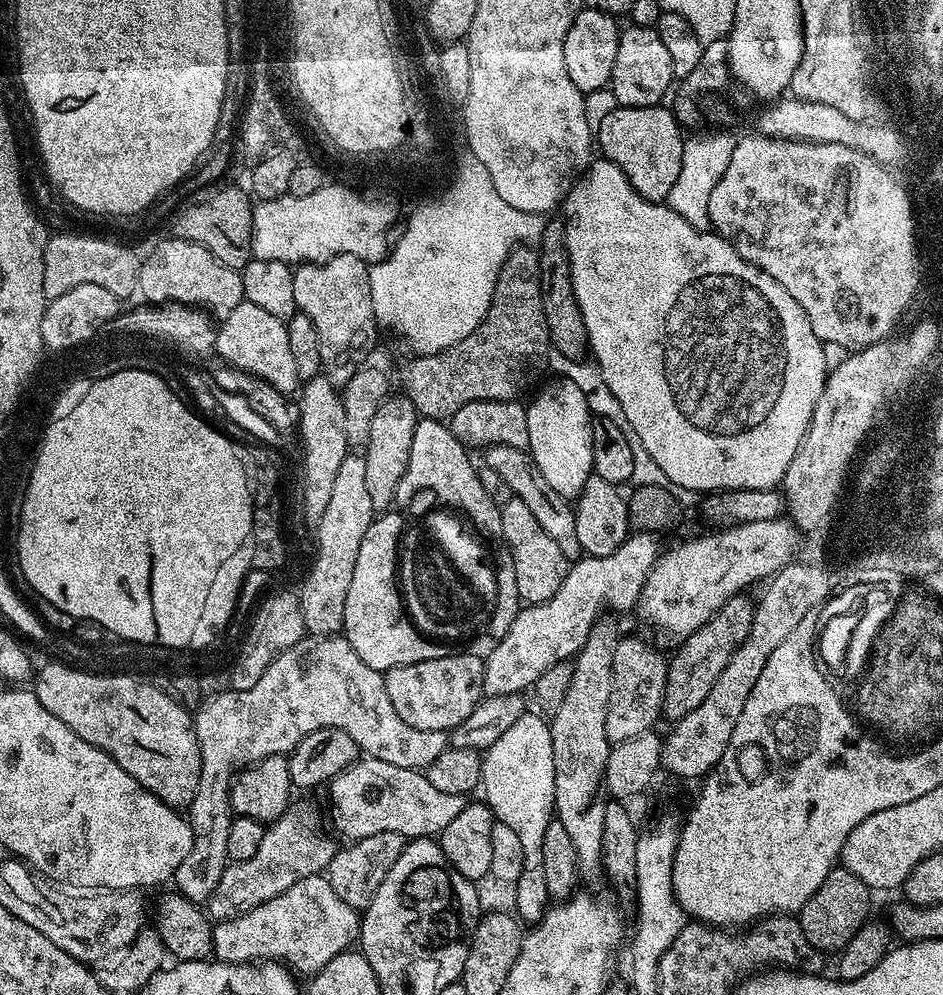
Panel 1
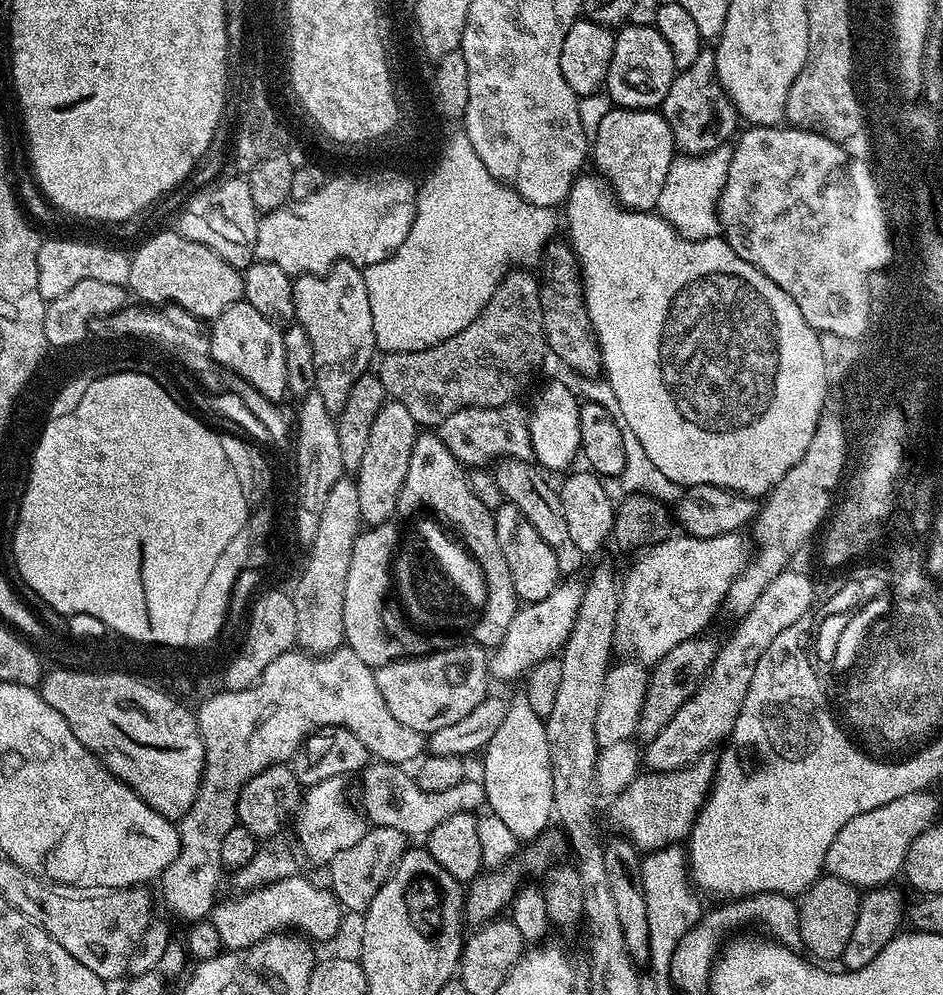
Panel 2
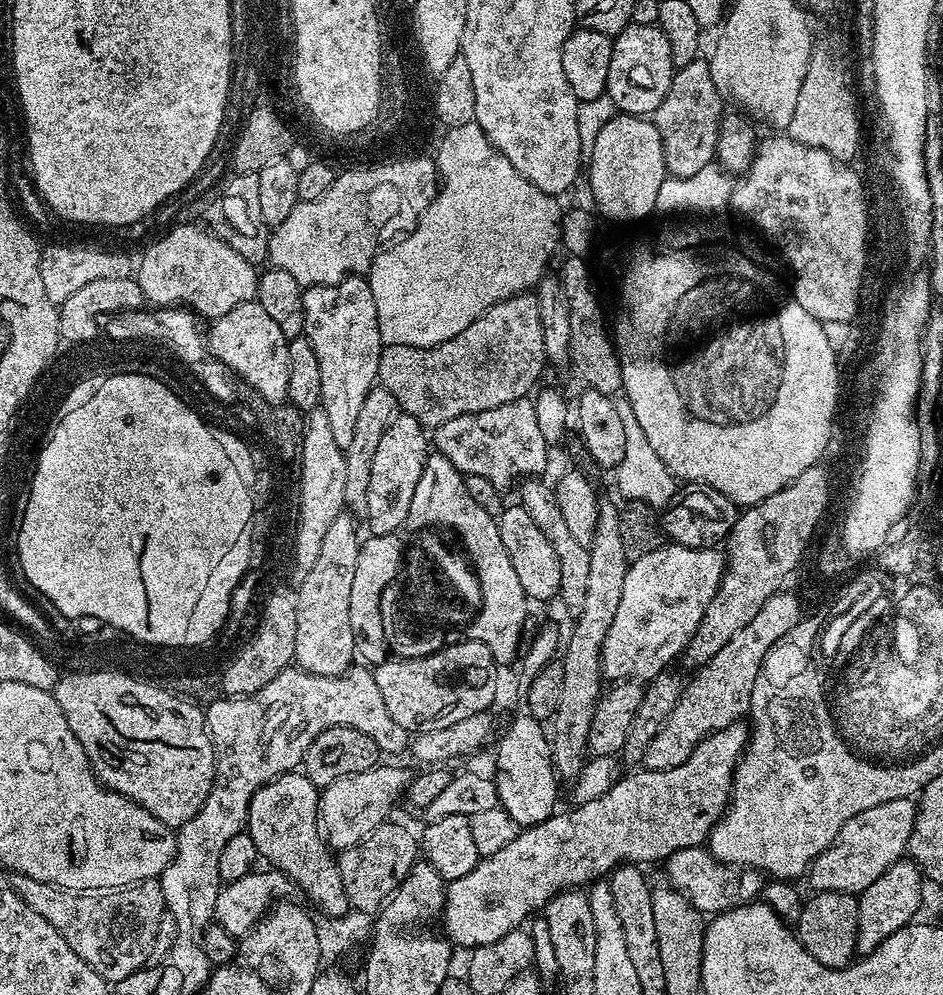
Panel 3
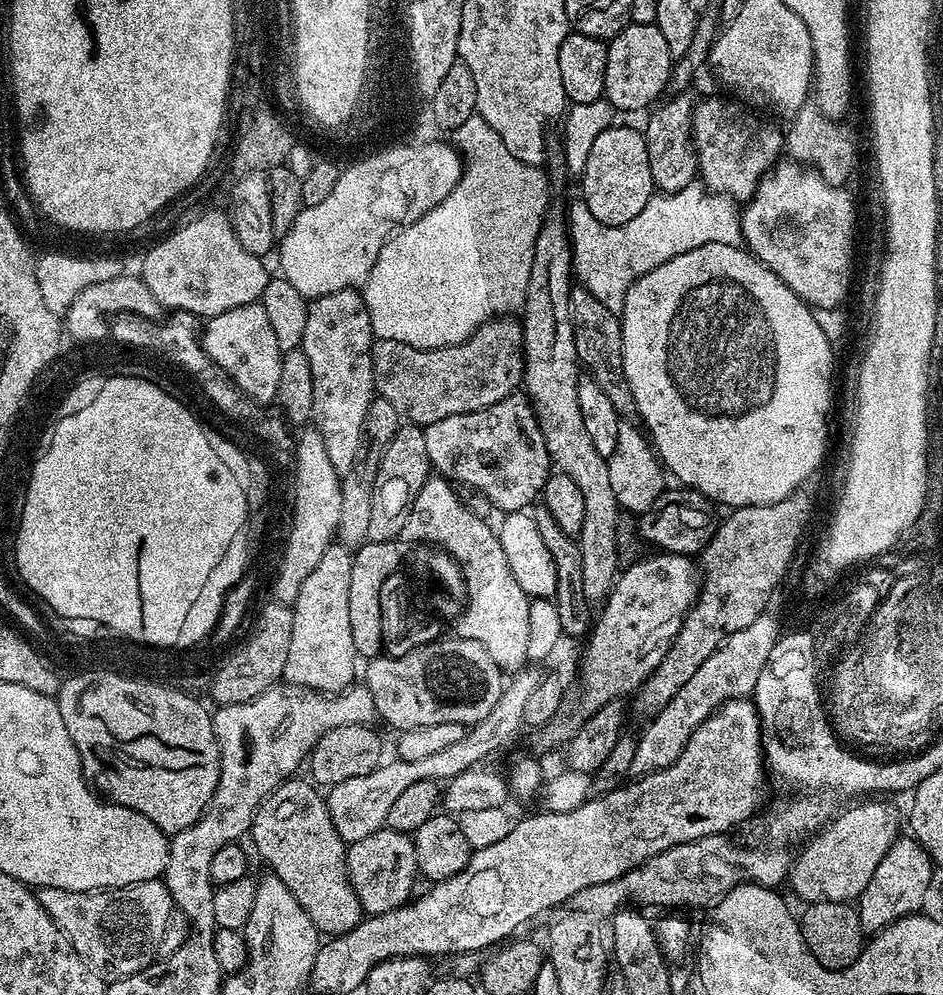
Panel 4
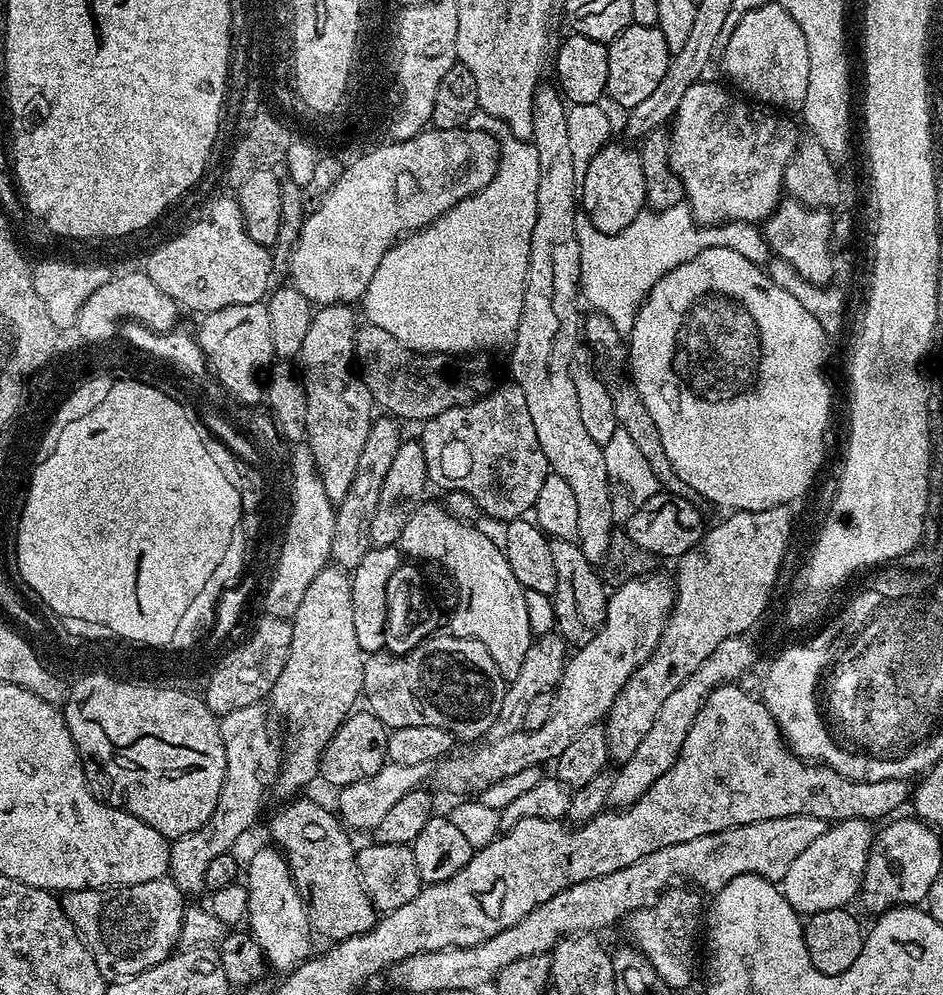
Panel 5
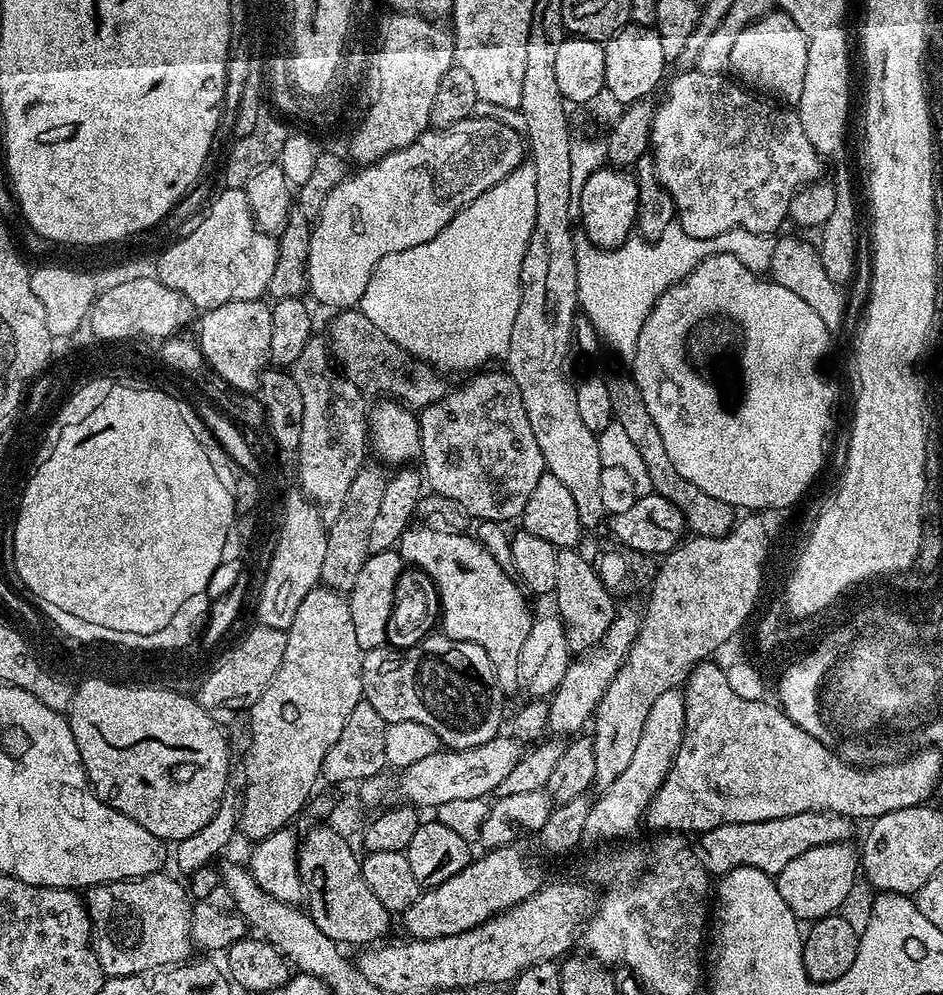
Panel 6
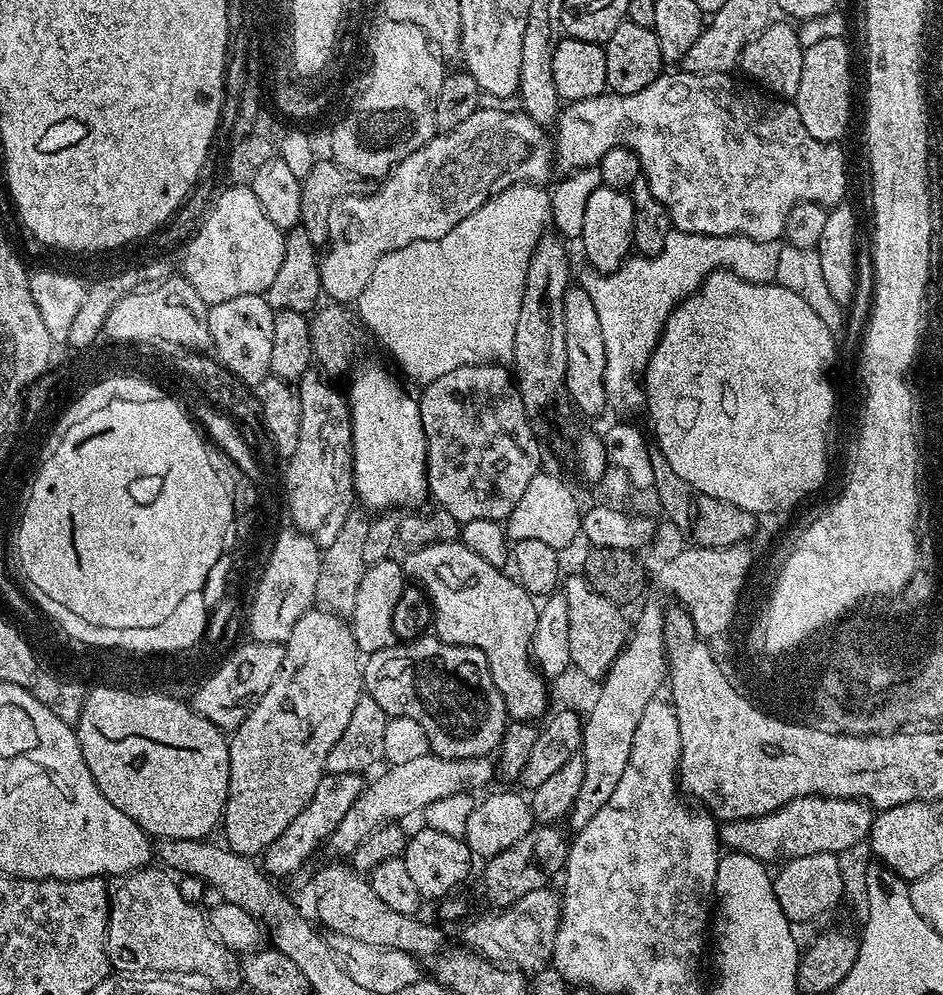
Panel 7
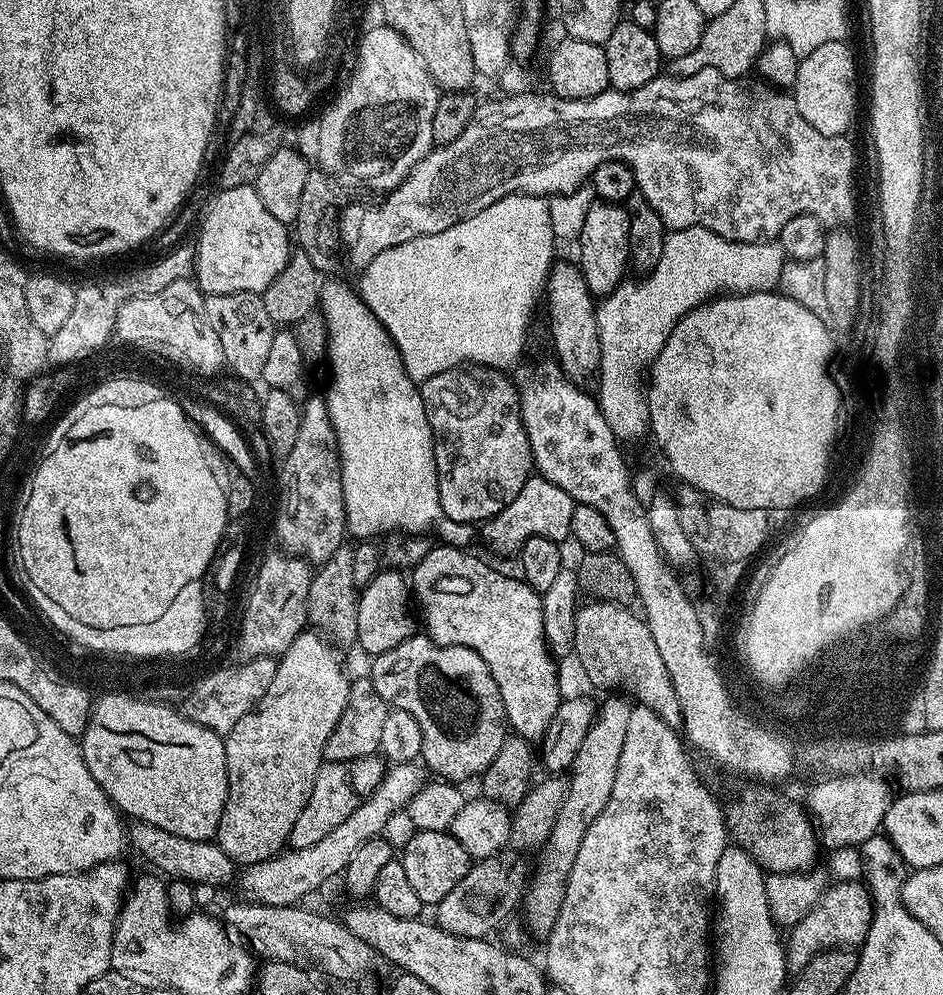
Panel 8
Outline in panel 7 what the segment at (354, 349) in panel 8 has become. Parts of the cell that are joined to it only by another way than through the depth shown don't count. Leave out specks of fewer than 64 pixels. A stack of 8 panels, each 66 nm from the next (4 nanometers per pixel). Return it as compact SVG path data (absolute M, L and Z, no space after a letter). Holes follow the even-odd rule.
M364 364L364 365L362 365L361 368L358 369L357 372L353 374L352 385L350 385L349 388L346 388L346 395L348 397L348 409L350 410L350 414L352 415L352 422L351 422L351 427L352 427L352 486L354 489L355 499L357 501L359 501L359 503L361 500L361 502L365 504L365 506L363 505L363 507L365 509L373 508L373 510L374 510L373 513L376 513L376 514L383 513L385 510L408 510L413 507L413 506L411 506L411 504L418 504L418 505L414 505L414 506L420 506L420 503L422 503L424 499L426 501L429 499L430 493L428 490L428 463L426 462L426 450L428 449L428 443L426 442L426 434L422 430L422 414L420 413L419 399L417 399L417 397L415 395L411 396L411 394L408 393L407 390L404 389L403 386L400 385L399 382L396 381L395 378L392 377L391 374L388 373L387 370L384 369L383 366L380 364Z

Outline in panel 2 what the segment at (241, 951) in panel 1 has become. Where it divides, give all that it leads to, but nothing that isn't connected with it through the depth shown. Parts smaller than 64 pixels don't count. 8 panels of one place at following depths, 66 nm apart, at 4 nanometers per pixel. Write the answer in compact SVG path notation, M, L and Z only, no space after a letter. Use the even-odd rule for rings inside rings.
M303 874L287 876L273 884L267 884L261 888L254 888L250 892L240 892L233 900L221 899L212 908L210 917L214 930L218 930L218 938L225 949L235 950L238 948L249 948L257 944L259 940L265 940L267 936L274 936L291 930L309 941L328 940L340 928L340 916L342 909L340 903L332 895L327 887L319 888L316 884L311 884Z

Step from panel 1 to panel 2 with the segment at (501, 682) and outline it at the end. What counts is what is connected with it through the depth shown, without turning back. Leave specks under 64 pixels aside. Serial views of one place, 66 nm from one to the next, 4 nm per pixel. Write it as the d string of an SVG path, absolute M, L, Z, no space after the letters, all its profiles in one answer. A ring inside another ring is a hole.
M565 579L556 585L556 589L546 598L533 604L525 603L517 611L506 638L502 640L490 656L490 676L496 680L523 681L532 668L538 666L543 660L553 659L557 654L563 653L564 644L572 627L576 622L576 615L580 604L584 601L585 585L576 580Z

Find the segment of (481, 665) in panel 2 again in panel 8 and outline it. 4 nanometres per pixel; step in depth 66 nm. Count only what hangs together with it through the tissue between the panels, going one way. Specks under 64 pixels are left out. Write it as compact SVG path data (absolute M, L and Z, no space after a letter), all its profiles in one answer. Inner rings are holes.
M413 634L394 650L375 657L371 661L370 679L379 697L388 704L389 709L406 710L418 718L422 726L422 764L429 773L437 772L444 782L464 782L483 777L485 770L494 762L498 749L506 735L506 717L502 694L482 658L466 646L442 646L435 644L426 634Z

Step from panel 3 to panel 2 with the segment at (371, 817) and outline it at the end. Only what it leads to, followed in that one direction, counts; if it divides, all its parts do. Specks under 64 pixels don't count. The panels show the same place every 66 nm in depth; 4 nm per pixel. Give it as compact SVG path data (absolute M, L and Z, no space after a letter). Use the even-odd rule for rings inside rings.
M345 777L326 778L303 793L294 816L296 832L300 835L300 856L308 864L327 866L334 854L339 854L350 846L355 846L367 834L369 823L359 811L348 805L348 796L344 793Z

